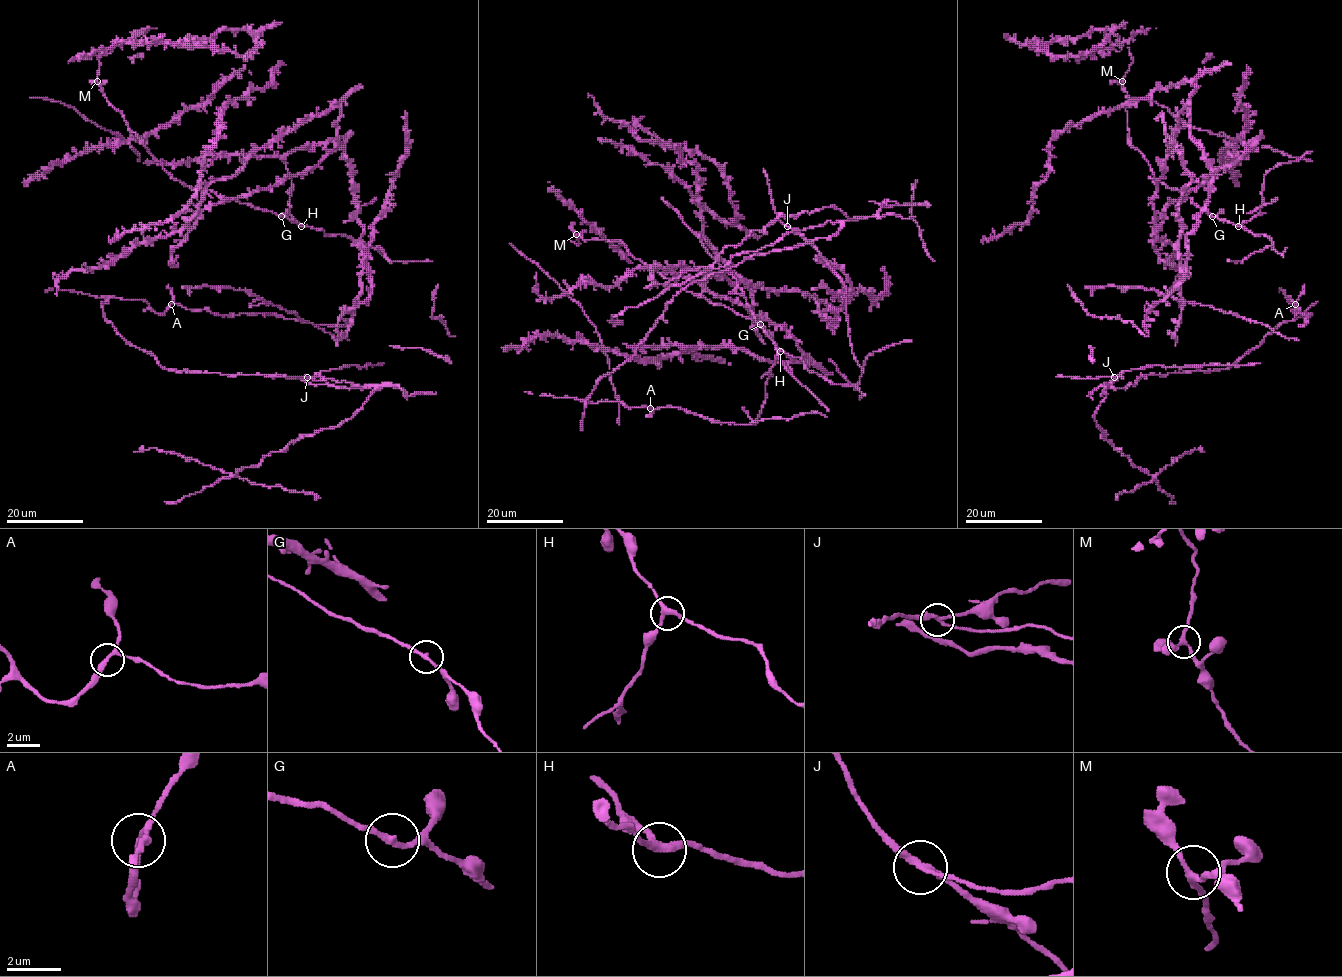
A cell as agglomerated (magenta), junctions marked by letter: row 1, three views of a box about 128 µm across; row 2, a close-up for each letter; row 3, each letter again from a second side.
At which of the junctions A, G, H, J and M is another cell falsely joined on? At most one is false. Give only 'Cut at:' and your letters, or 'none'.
Cut at: J

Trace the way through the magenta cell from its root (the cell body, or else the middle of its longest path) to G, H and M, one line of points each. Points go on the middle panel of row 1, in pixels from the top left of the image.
G: (818, 261), (849, 282), (831, 324), (799, 291), (667, 269), (760, 324)
H: (818, 261), (849, 282), (831, 324), (799, 291), (667, 269), (696, 282), (714, 305), (760, 323), (780, 351)
M: (818, 261), (849, 282), (831, 324), (799, 291), (669, 266), (702, 287), (695, 295), (618, 240), (576, 234)

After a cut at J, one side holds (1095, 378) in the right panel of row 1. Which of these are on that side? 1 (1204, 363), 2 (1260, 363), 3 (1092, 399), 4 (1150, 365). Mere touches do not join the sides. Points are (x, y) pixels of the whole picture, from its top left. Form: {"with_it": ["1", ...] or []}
{"with_it": ["1", "2", "4"]}

